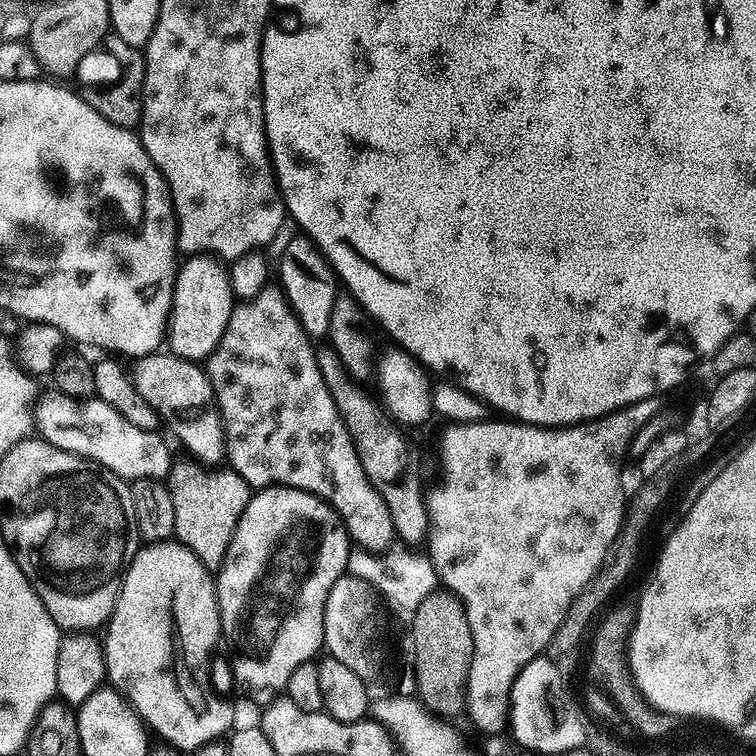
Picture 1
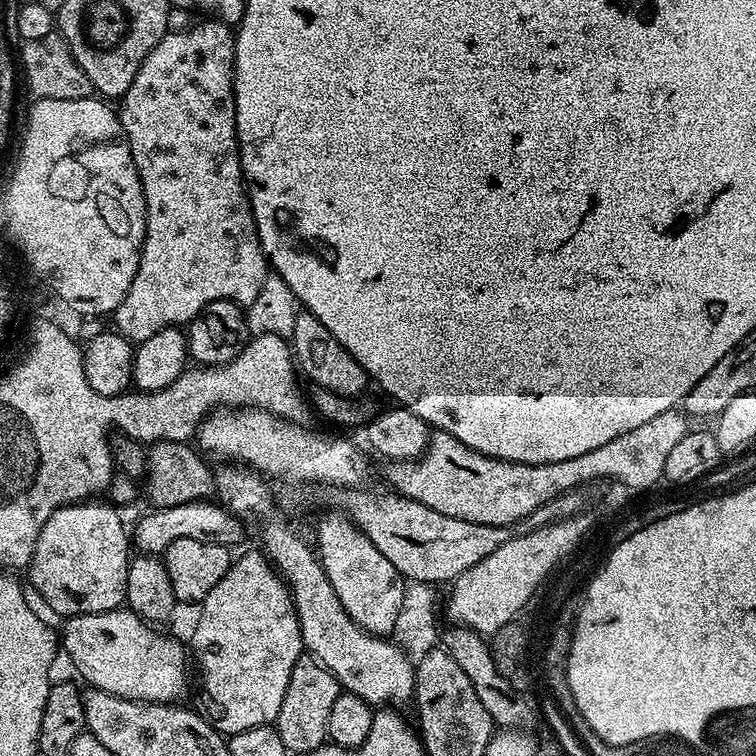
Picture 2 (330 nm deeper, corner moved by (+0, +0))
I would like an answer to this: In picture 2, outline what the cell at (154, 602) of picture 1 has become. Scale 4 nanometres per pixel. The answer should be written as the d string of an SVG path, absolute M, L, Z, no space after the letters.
M131 610L95 612L70 616L63 621L62 648L68 651L74 667L80 671L85 685L106 690L106 694L127 700L145 700L148 704L171 704L184 692L184 648L176 640L155 632L153 625Z

